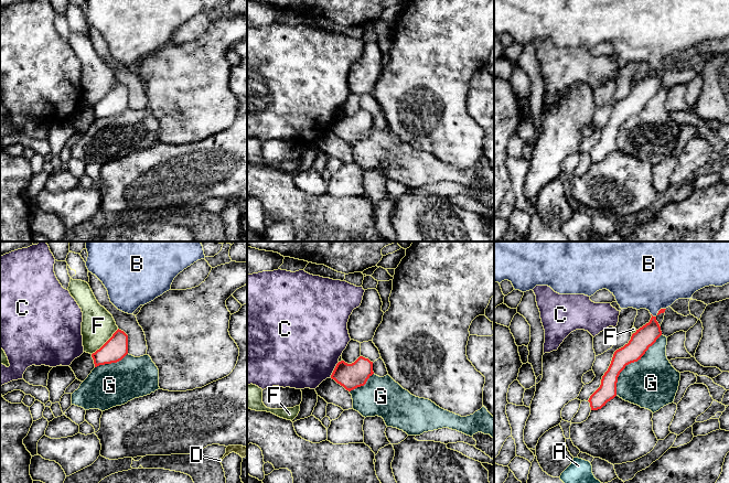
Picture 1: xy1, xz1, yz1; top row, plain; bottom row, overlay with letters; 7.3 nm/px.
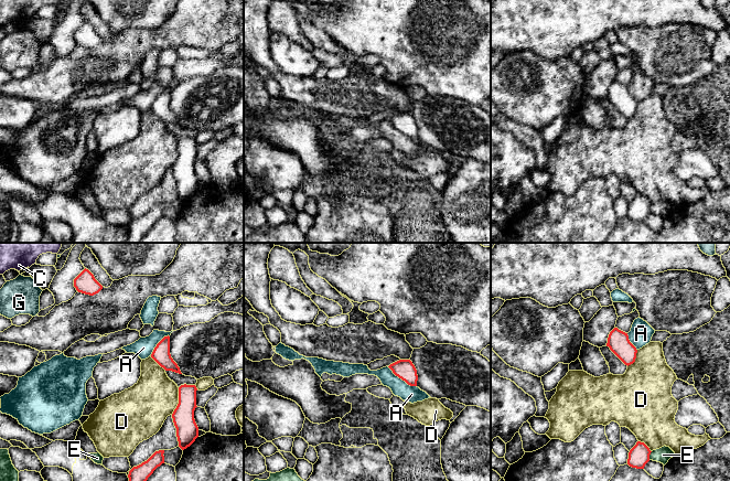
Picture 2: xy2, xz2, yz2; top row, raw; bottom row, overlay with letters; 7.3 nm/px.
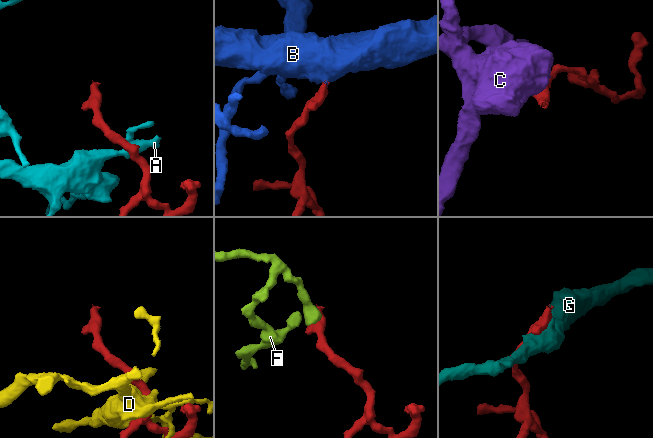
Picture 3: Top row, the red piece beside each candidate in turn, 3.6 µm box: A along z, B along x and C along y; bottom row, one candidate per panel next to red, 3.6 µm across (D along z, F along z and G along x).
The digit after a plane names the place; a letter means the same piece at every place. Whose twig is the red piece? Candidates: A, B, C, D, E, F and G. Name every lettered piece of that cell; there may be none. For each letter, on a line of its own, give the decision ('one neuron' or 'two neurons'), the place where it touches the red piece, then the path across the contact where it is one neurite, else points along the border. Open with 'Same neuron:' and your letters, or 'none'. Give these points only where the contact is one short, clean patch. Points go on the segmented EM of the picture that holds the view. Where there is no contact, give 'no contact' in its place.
Same neuron: B
A: two neurons | xz2 (401, 378) | along xz2 (387, 366), (408, 384), (416, 386)
B: one neuron | yz1 (658, 312) | across yz1 (662, 310), (658, 312), (653, 279)
C: two neurons | xz1 (334, 369) | along xz1 (339, 362), (330, 376)
D: two neurons | xy2 (179, 401)
E: two neurons | yz2 (648, 456) | along yz2 (652, 451), (648, 459)
F: two neurons | xy1 (106, 342) | along xy1 (118, 329), (92, 354)
G: two neurons | yz1 (630, 363)

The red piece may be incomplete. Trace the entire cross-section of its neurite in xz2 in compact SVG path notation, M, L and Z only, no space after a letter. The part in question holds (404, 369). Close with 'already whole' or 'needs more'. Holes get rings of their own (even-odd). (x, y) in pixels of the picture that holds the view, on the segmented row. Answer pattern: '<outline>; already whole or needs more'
M399 360L388 366L393 373L410 386L417 386L417 370L410 360Z; already whole

